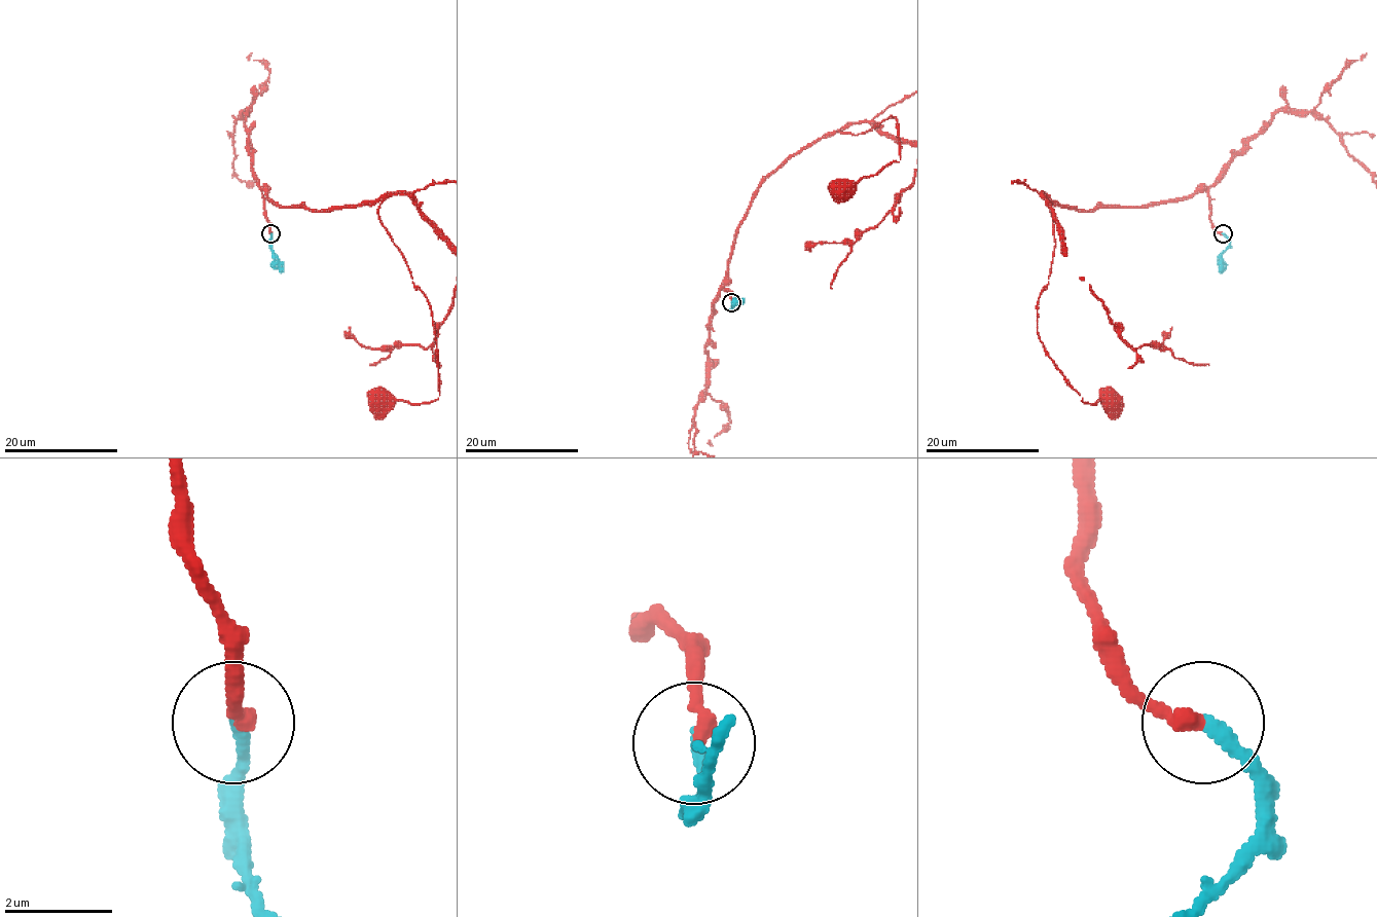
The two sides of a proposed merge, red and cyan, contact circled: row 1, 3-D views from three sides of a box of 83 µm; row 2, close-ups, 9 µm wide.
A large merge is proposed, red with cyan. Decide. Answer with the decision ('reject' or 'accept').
accept

